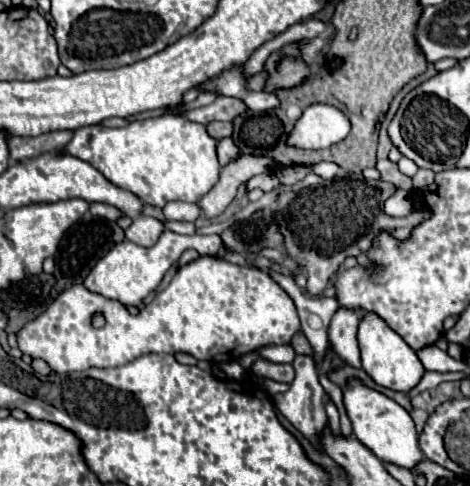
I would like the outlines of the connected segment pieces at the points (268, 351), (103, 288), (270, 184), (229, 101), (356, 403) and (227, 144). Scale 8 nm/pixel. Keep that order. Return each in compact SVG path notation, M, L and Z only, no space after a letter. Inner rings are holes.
M288 344L286 346L266 346L266 348L258 350L258 356L262 356L268 362L274 362L274 364L290 364L294 360L296 352Z
M164 230L160 240L152 246L152 248L142 248L130 240L124 240L120 244L116 244L106 256L102 256L102 260L98 260L98 264L90 270L90 274L84 280L84 286L94 292L100 294L104 298L110 300L118 300L126 306L138 306L144 302L144 298L156 290L156 286L162 282L162 276L168 272L168 268L178 262L180 254L188 248L194 248L200 256L216 256L218 248L222 246L220 236L212 234L212 236L180 236L174 234L170 230Z
M264 172L264 174L260 174L260 176L252 176L252 178L246 182L246 190L260 188L260 190L264 190L264 192L270 192L270 190L274 190L278 184L280 184L280 180L278 180L272 172Z
M218 96L212 104L190 110L186 118L196 124L208 124L214 120L234 120L234 116L246 112L246 104L242 104L238 98L228 98L228 96Z
M350 380L350 386L344 390L344 406L352 420L356 438L366 448L370 448L382 462L414 470L424 460L424 454L418 448L418 434L414 420L400 404L396 404L394 400L386 398L384 394L372 388L366 388L360 380Z
M220 138L216 144L216 154L220 166L226 166L238 158L238 146L232 142L232 138Z

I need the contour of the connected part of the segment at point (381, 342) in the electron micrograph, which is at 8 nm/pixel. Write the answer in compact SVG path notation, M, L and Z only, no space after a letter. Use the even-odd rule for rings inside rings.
M372 312L362 316L360 320L358 342L360 342L360 354L362 354L362 368L378 386L408 394L422 380L426 370L418 360L416 352L394 330L386 328L386 322L378 320L378 316L374 316Z

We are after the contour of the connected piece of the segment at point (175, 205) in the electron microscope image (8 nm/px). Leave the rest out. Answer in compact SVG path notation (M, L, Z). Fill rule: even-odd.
M170 202L162 208L166 220L184 220L184 222L194 222L198 218L198 206L188 204L188 202Z

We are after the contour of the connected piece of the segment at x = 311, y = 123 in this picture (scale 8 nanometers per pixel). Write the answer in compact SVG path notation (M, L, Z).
M312 104L296 122L290 134L290 144L308 150L330 148L342 142L348 132L350 120L346 120L346 114L342 110L328 104Z

